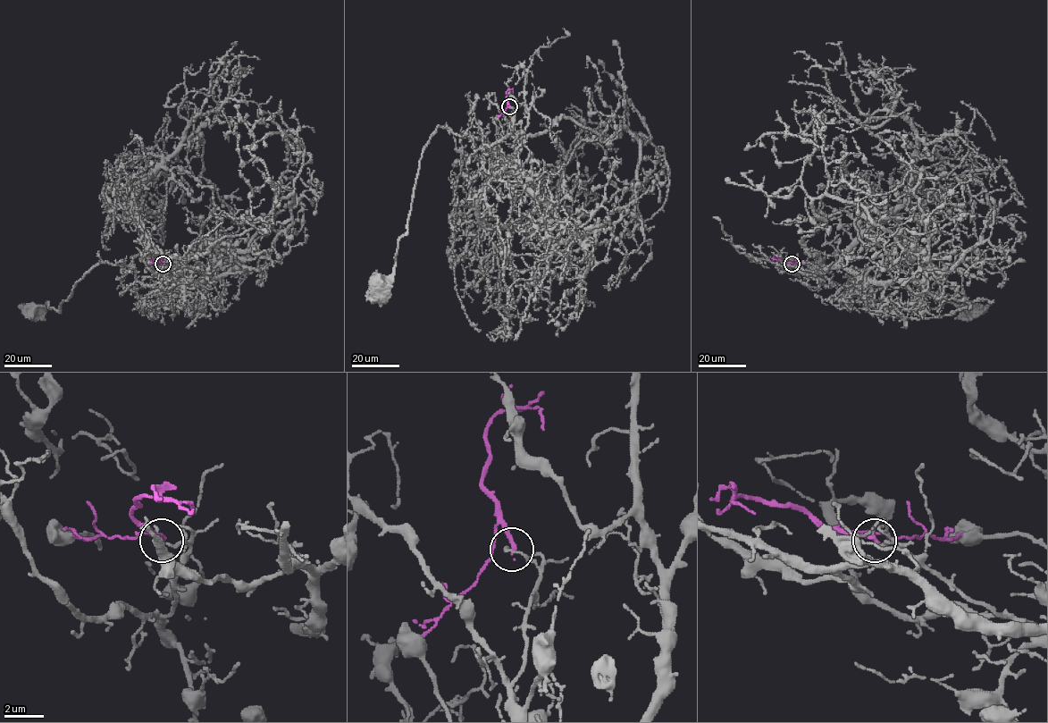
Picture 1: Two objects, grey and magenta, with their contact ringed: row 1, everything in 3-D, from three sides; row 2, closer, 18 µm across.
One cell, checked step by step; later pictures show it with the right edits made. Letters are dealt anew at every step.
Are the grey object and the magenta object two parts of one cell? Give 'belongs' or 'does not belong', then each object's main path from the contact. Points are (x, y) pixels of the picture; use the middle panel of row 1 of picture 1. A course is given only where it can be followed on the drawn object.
does not belong | grey via (509, 106), (515, 152), (508, 156), (492, 151), (482, 140), (437, 128), (423, 150), (395, 268), (376, 283) | magenta via (509, 106), (507, 91), (512, 89), (513, 92)

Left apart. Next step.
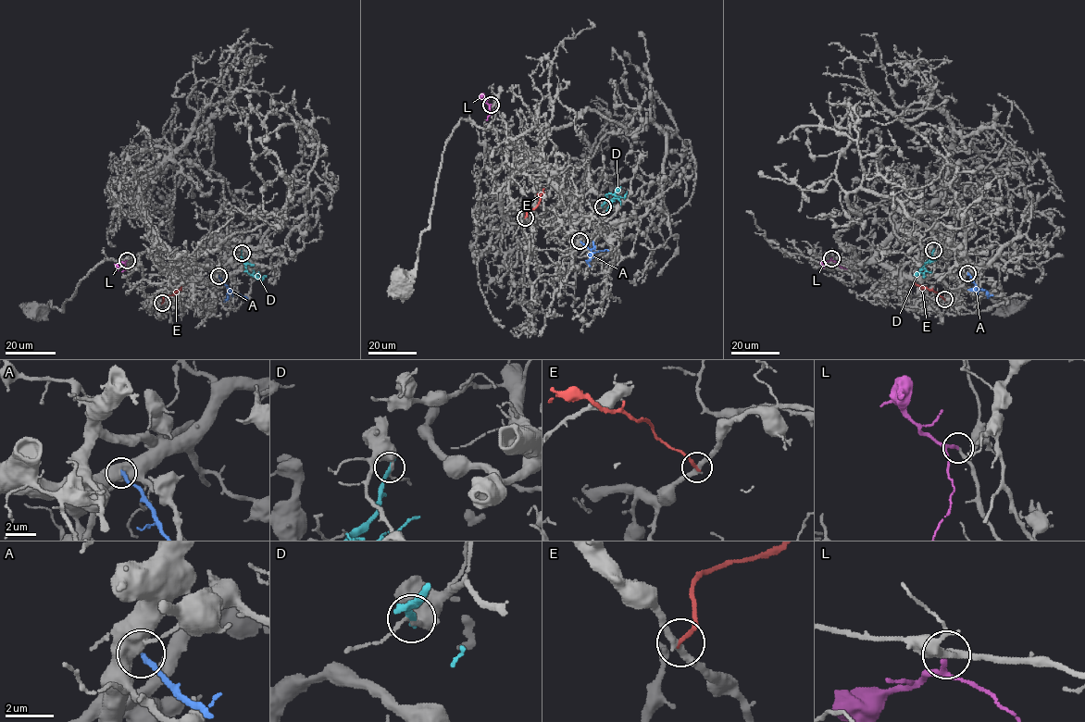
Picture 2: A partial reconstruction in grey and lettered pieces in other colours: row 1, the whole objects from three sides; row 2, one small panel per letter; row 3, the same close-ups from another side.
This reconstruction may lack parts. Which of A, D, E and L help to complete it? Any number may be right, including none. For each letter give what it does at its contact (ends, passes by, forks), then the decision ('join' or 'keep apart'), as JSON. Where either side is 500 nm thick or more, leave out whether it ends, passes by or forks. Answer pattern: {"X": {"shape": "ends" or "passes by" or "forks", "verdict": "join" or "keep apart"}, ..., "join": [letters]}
{"A": {"verdict": "keep apart"}, "D": {"shape": "ends", "verdict": "keep apart"}, "E": {"shape": "ends", "verdict": "keep apart"}, "L": {"shape": "ends", "verdict": "join"}, "join": ["L"]}

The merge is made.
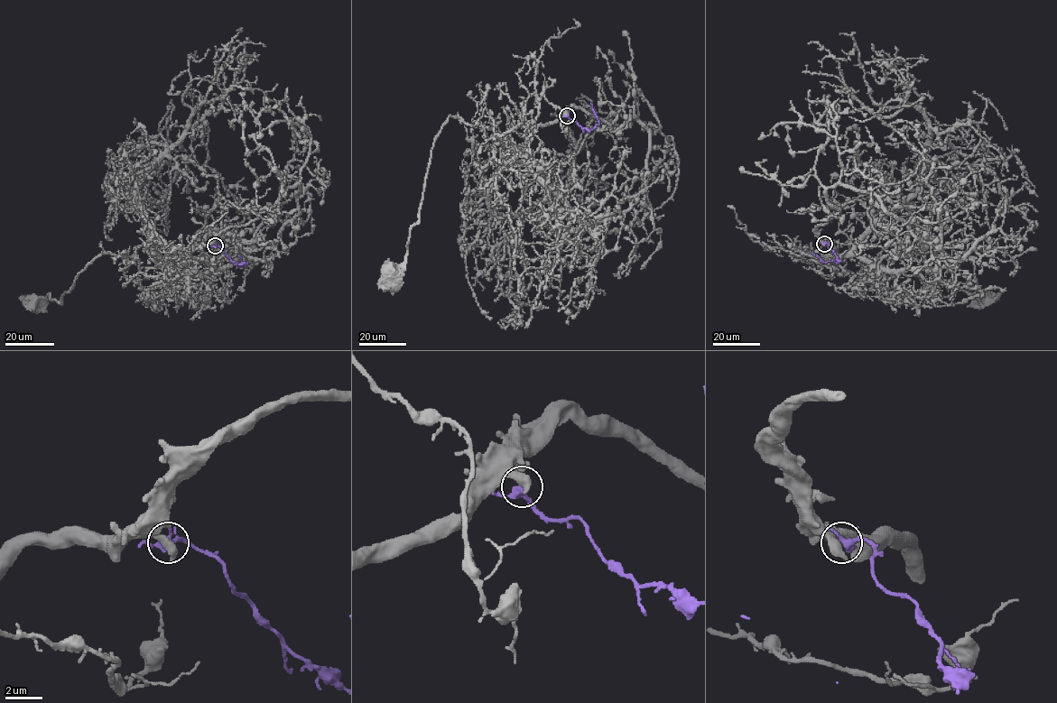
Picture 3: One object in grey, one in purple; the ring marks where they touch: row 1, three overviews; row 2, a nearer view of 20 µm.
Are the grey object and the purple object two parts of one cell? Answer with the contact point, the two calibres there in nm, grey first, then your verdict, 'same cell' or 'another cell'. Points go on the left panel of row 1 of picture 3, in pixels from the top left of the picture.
place (215, 245); calibres 600 and 360 nm; another cell

